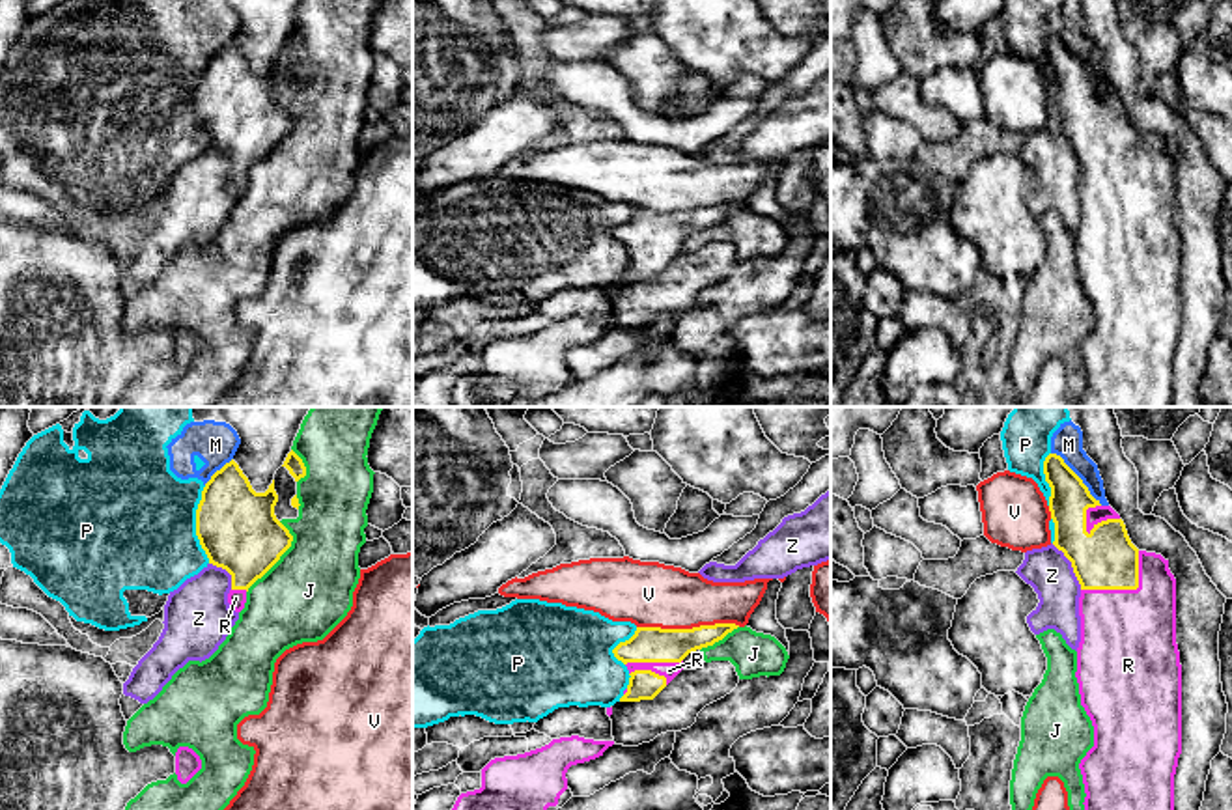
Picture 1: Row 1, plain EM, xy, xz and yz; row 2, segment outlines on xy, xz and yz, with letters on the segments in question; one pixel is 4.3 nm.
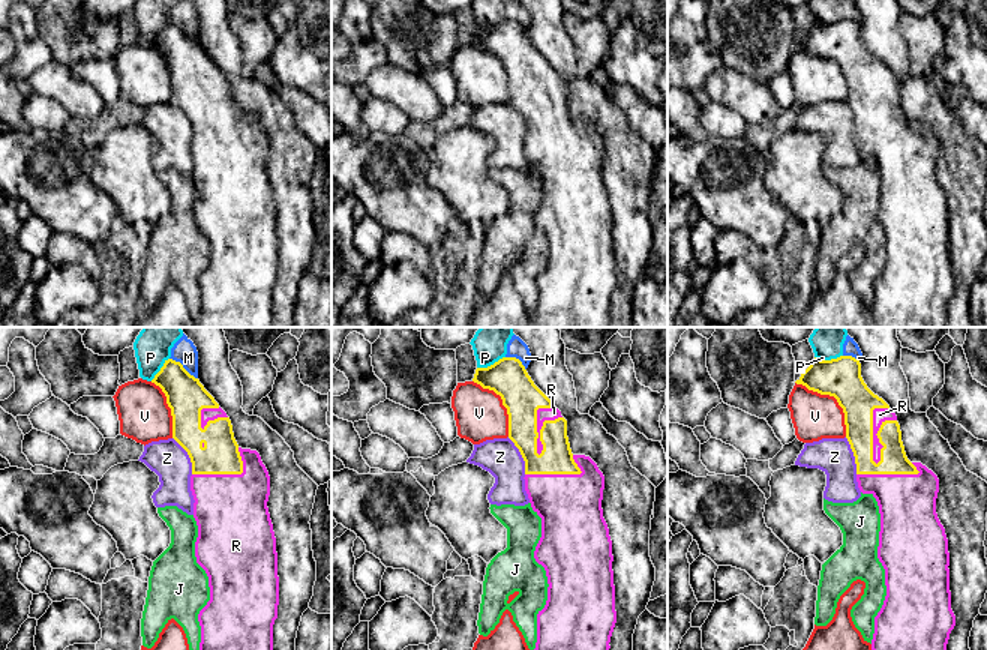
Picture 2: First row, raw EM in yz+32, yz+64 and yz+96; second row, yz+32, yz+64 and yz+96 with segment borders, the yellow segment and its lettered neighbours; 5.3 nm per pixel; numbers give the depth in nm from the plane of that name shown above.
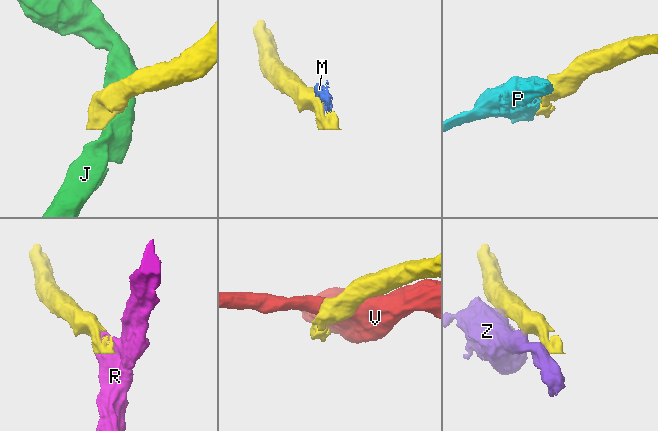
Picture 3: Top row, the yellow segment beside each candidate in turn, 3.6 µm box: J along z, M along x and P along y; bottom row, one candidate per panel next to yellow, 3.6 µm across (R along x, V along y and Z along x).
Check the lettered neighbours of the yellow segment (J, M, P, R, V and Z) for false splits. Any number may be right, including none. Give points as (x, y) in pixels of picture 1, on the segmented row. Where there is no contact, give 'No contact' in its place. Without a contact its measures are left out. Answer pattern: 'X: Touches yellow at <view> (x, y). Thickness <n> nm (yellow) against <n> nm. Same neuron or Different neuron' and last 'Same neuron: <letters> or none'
J: Touches yellow at xy (280, 555). Thickness 340 nm (yellow) against 380 nm. Different neuron
M: Touches yellow at yz (1078, 476). Thickness 170 nm (yellow) against 140 nm. Different neuron
P: Touches yellow at xy (196, 525). Thickness 340 nm (yellow) against 500 nm. Different neuron
R: Touches yellow at yz (1126, 588). Thickness 260 nm (yellow) against 420 nm. Same neuron
V: Touches yellow at xz (687, 629). Thickness 160 nm (yellow) against 280 nm. Different neuron
Z: Touches yellow at yz (1072, 566). Thickness 260 nm (yellow) against 190 nm. Different neuron
Same neuron: R

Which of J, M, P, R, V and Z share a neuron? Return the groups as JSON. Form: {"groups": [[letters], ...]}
{"groups": [["J"], ["M", "P"], ["R"], ["V"], ["Z"]]}

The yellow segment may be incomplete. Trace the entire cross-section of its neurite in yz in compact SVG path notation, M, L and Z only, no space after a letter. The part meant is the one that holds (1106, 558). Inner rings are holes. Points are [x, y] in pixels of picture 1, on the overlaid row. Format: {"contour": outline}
{"contour": "M1057 454L1043 461L1051 487L1049 511L1055 523L1053 545L1071 562L1081 584L1081 642L1077 683L1081 705L1094 726L1094 747L1081 760L1085 810L1174 810L1174 775L1182 754L1182 664L1176 644L1176 579L1161 554L1139 551L1124 521L1101 506L1083 480Z"}

